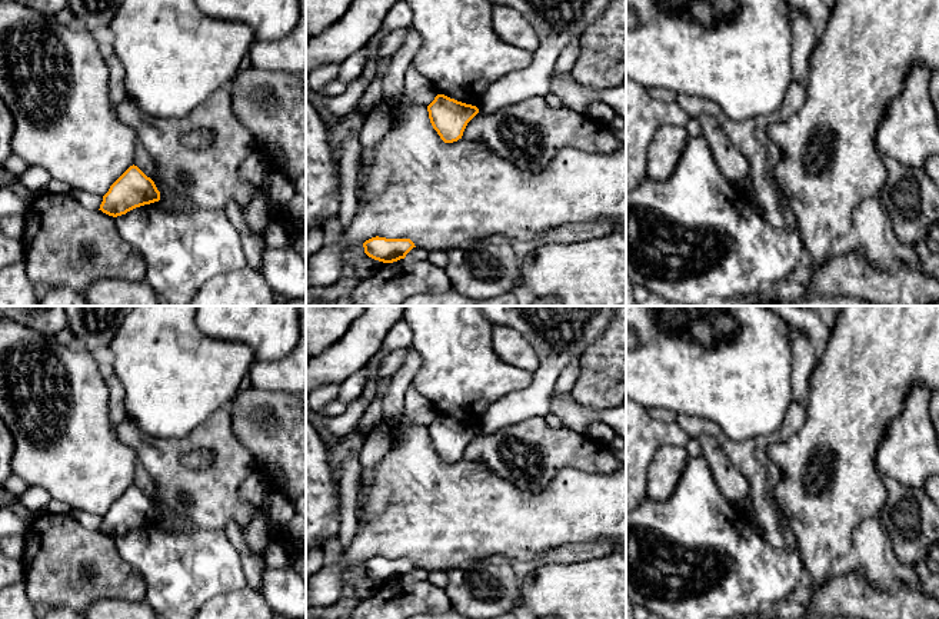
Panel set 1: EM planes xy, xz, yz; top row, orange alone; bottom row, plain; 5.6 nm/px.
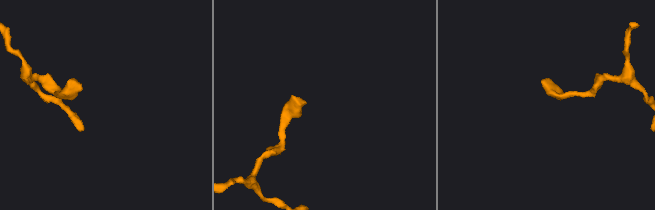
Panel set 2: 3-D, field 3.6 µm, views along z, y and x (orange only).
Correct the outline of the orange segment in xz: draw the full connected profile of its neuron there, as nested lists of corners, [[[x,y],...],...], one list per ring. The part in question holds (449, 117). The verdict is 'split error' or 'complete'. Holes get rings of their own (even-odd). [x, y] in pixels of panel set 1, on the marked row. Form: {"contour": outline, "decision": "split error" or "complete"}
{"contour": [[[437,94],[427,106],[429,119],[433,129],[444,143],[453,143],[462,139],[467,123],[479,113],[479,109]]], "decision": "complete"}

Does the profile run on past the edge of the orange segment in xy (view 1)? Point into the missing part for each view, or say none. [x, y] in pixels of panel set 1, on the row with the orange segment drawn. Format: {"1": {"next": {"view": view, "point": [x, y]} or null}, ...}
{"1": {"next": null}}

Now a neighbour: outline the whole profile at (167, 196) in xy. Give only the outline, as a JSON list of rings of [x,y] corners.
[[[162,187],[160,194],[162,194],[162,200],[167,206],[172,206],[174,209],[189,209],[189,206],[190,206],[190,202],[189,200],[180,199],[176,193],[173,193],[167,187]]]

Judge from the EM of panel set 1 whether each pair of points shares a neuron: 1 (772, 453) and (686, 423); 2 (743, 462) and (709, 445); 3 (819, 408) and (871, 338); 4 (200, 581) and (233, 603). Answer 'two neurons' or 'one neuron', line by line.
1: two neurons
2: two neurons
3: one neuron
4: two neurons

